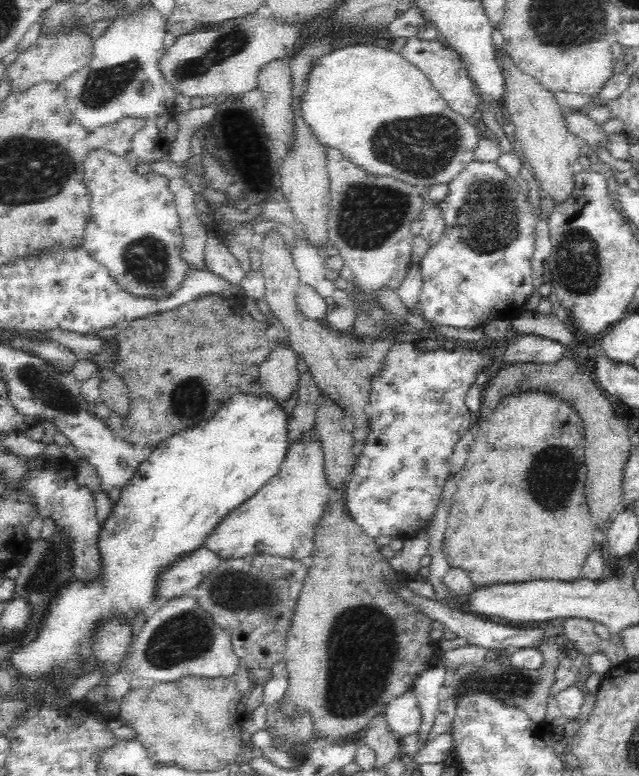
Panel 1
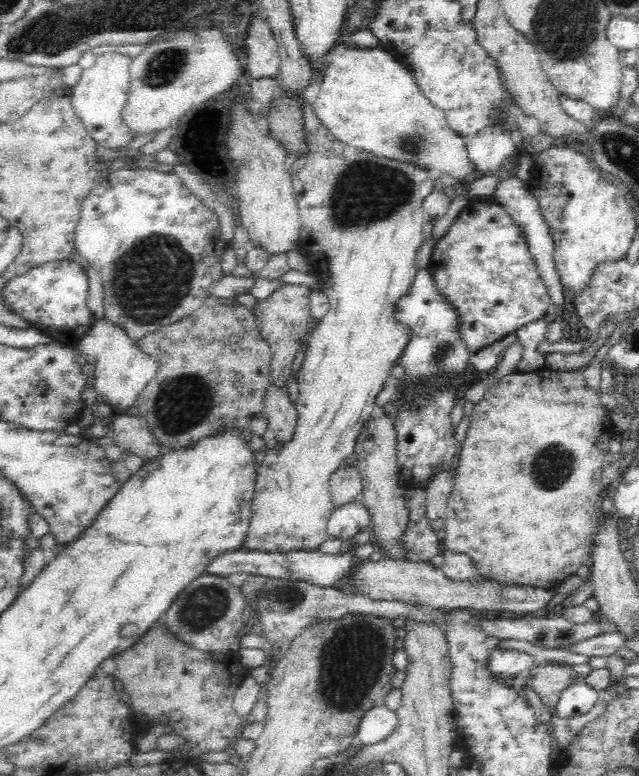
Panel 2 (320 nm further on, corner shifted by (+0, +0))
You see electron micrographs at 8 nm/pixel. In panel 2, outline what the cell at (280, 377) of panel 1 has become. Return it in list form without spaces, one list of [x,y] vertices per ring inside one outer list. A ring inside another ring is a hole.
[[[270,384],[263,398],[267,426],[275,433],[277,445],[288,442],[295,431],[297,410],[288,389]]]

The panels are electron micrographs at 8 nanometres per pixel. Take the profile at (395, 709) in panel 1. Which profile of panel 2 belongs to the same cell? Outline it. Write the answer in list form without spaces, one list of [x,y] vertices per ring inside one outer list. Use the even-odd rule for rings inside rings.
[[[388,706],[371,708],[358,726],[357,736],[364,745],[373,745],[386,740],[398,728],[398,715]]]

